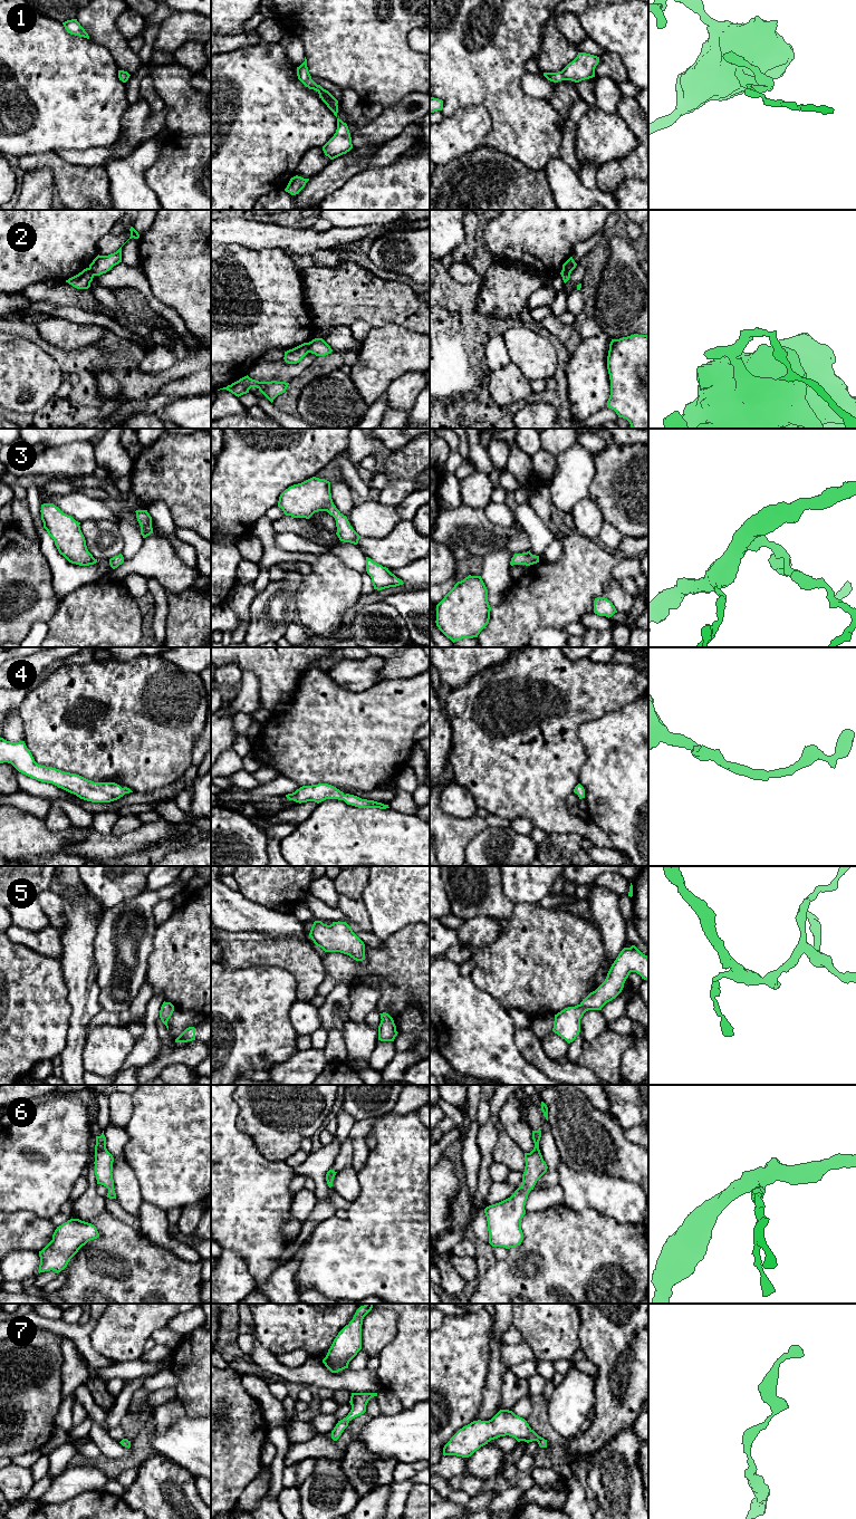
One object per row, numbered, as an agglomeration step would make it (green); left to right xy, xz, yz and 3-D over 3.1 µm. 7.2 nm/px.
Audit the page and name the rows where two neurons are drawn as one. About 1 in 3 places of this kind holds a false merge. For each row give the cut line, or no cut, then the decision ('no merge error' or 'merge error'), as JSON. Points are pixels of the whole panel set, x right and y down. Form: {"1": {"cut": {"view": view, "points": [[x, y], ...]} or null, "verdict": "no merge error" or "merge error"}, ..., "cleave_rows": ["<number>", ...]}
{"1": {"cut": null, "verdict": "no merge error"}, "2": {"cut": {"view": "xz", "points": [[310, 342], [307, 352]]}, "verdict": "merge error"}, "3": {"cut": null, "verdict": "no merge error"}, "4": {"cut": null, "verdict": "no merge error"}, "5": {"cut": null, "verdict": "no merge error"}, "6": {"cut": null, "verdict": "no merge error"}, "7": {"cut": null, "verdict": "no merge error"}, "cleave_rows": ["2"]}

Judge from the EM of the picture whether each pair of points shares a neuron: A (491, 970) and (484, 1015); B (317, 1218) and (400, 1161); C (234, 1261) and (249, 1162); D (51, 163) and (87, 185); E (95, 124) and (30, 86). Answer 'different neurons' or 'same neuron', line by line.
A: different neurons
B: different neurons
C: different neurons
D: same neuron
E: same neuron

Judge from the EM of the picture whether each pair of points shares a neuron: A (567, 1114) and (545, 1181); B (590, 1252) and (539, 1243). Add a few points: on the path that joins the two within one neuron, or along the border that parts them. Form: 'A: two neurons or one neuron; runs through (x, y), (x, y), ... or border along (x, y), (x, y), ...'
A: two neurons; border along (548, 1123), (560, 1160)
B: one neuron; runs through (578, 1252), (565, 1252), (556, 1243), (551, 1243)

